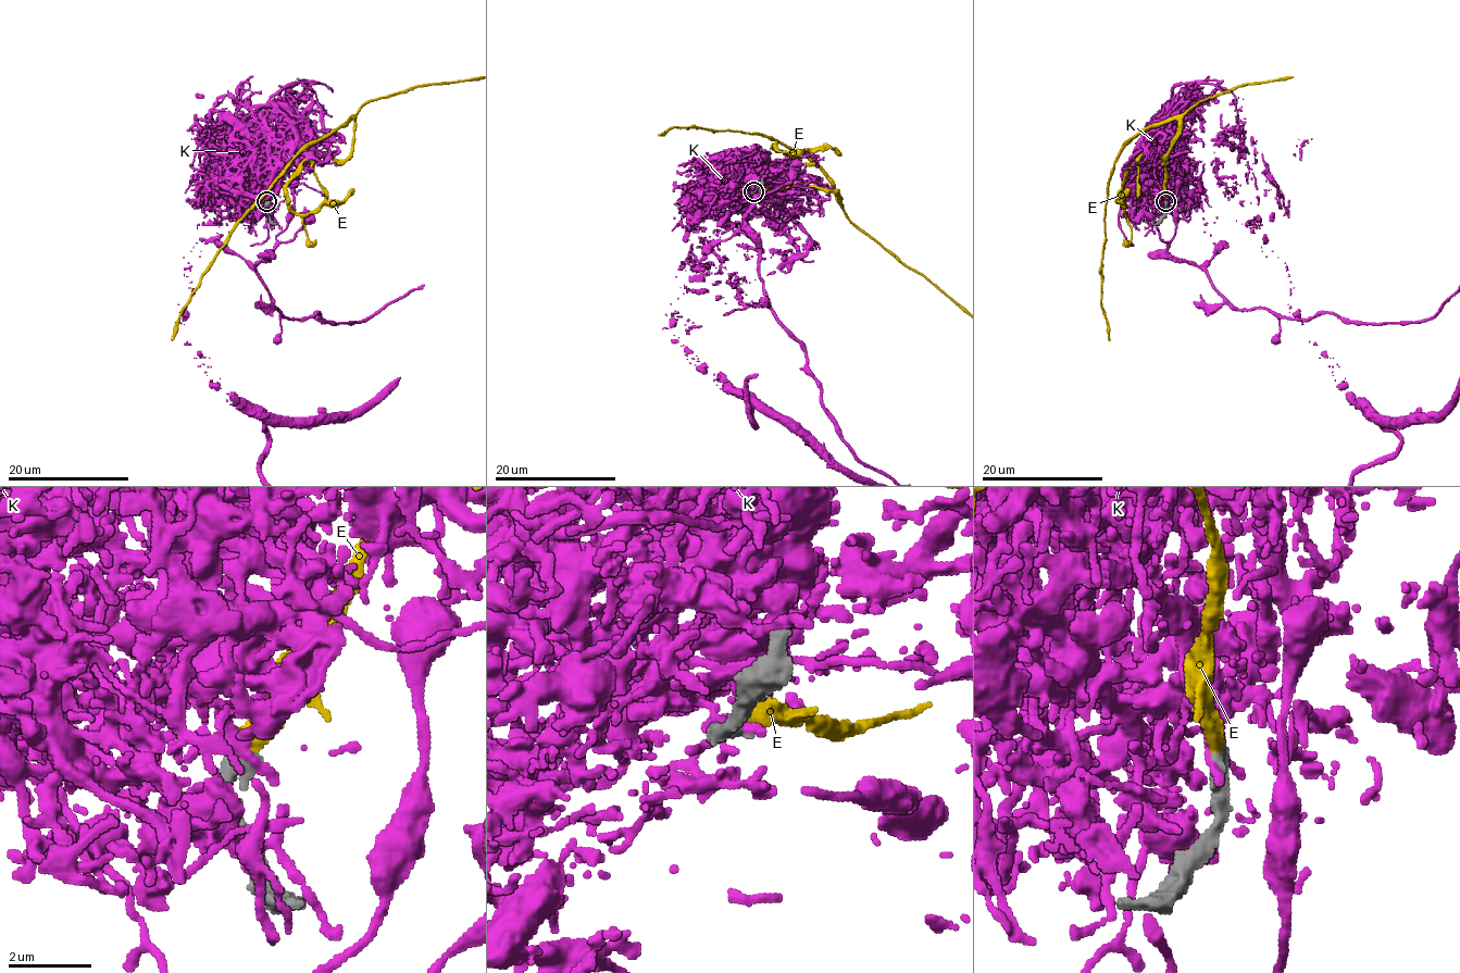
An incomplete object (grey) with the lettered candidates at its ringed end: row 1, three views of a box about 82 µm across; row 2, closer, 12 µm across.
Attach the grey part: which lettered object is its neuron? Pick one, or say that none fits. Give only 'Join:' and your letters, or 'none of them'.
Join: E

